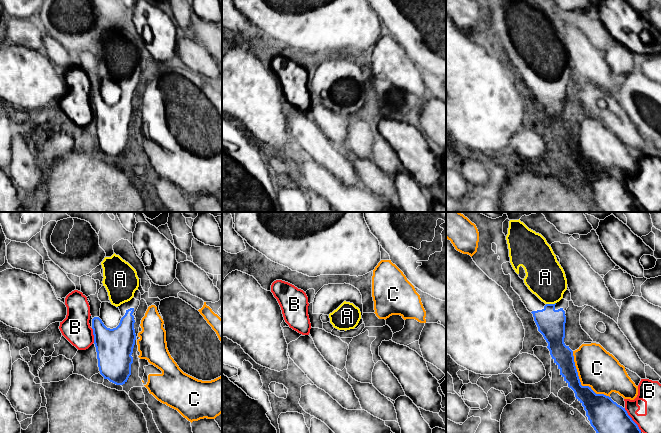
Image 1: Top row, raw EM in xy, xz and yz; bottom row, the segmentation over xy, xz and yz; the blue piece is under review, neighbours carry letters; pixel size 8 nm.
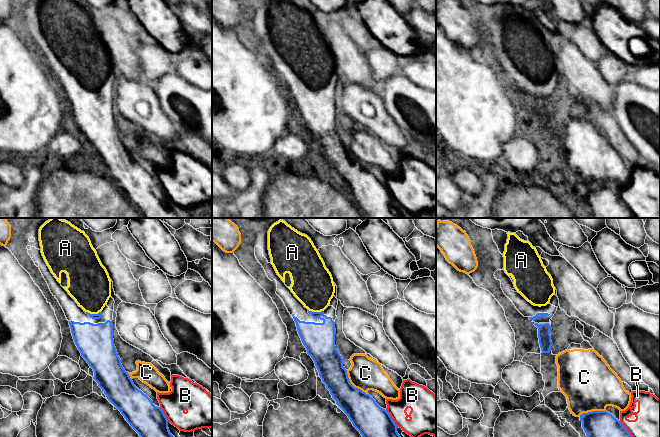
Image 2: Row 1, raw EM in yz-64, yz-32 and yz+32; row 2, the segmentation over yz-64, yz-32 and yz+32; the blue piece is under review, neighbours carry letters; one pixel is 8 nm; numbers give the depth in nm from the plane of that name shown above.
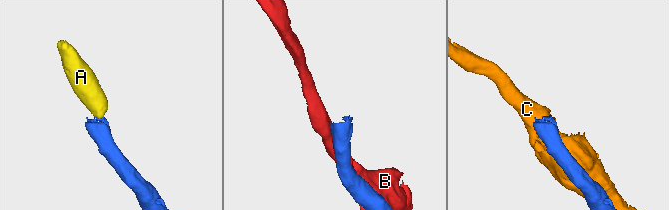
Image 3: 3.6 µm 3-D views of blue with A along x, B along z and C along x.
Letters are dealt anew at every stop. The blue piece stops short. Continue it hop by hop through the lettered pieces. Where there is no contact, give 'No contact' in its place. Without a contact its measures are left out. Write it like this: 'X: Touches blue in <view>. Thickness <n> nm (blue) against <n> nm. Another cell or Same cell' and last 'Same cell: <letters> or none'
A: Touches blue in yz. Thickness 220 nm (blue) against 320 nm. Same cell
B: Touches blue in yz. Thickness 280 nm (blue) against 170 nm. Another cell
C: Touches blue in yz. Thickness 220 nm (blue) against 320 nm. Another cell
Same cell: A

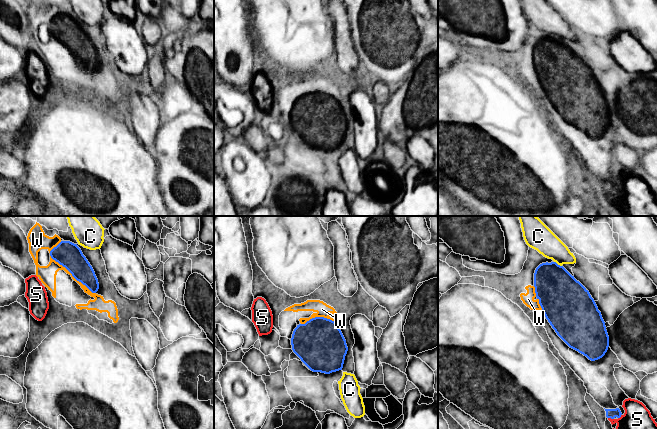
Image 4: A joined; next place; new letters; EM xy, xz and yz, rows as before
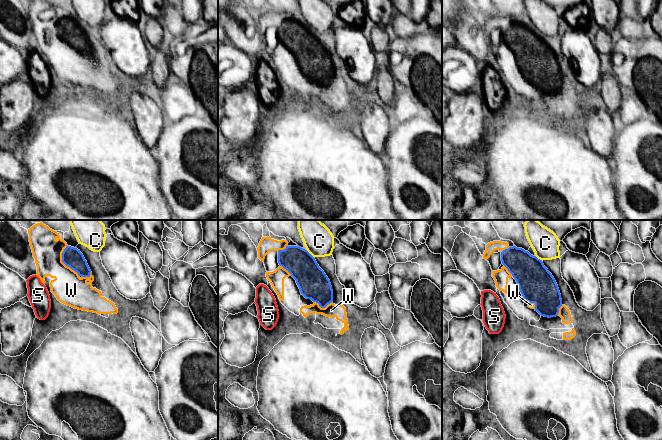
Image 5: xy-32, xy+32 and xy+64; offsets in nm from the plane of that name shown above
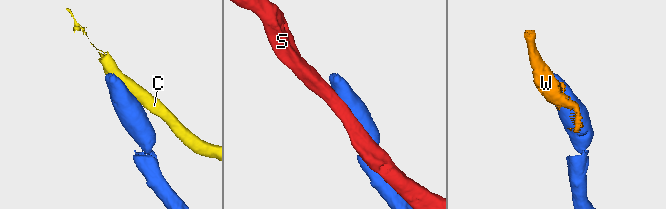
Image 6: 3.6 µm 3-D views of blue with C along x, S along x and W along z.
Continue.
C: Touches blue in yz. Thickness 360 nm (blue) against 200 nm. Another cell
S: Touches blue in yz. Thickness 80 nm (blue) against 200 nm. Another cell
W: Touches blue in xy. Thickness 200 nm (blue) against 140 nm. Same cell
Same cell: W

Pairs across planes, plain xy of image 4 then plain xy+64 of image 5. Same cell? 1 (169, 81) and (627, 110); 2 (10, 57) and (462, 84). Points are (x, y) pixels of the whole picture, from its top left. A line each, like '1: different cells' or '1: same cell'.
1: same cell
2: same cell

